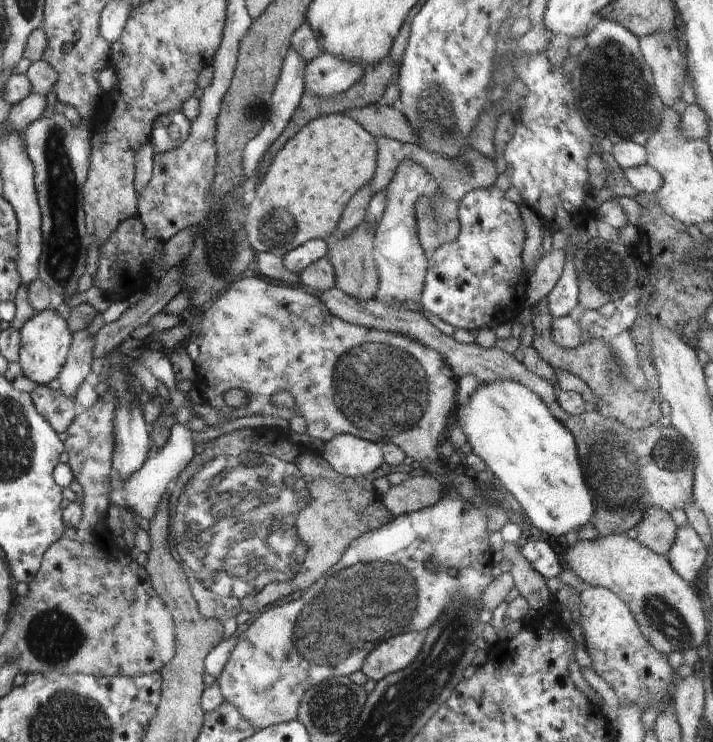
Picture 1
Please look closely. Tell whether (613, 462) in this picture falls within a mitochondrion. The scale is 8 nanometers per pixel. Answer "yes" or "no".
yes

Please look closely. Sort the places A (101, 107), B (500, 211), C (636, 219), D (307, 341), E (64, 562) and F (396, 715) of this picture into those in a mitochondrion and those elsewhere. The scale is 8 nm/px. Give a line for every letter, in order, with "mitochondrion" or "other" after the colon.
A: other
B: other
C: other
D: other
E: other
F: mitochondrion

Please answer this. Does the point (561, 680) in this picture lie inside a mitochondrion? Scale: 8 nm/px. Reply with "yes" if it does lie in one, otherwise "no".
no

